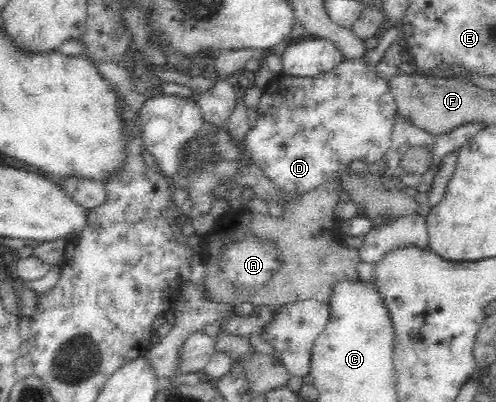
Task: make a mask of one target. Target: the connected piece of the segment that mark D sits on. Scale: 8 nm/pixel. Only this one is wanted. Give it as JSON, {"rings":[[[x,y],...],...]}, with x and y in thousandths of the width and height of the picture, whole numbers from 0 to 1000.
{"rings":[[[792,65],[742,109],[724,142],[696,147],[665,177],[625,192],[595,192],[565,184],[546,197],[526,236],[520,294],[498,328],[498,376],[510,400],[530,420],[550,463],[585,483],[609,480],[677,443],[704,420],[712,398],[740,408],[768,405],[786,361],[786,333],[800,279],[782,199],[764,192],[756,162],[772,132],[804,95],[808,67]]]}

